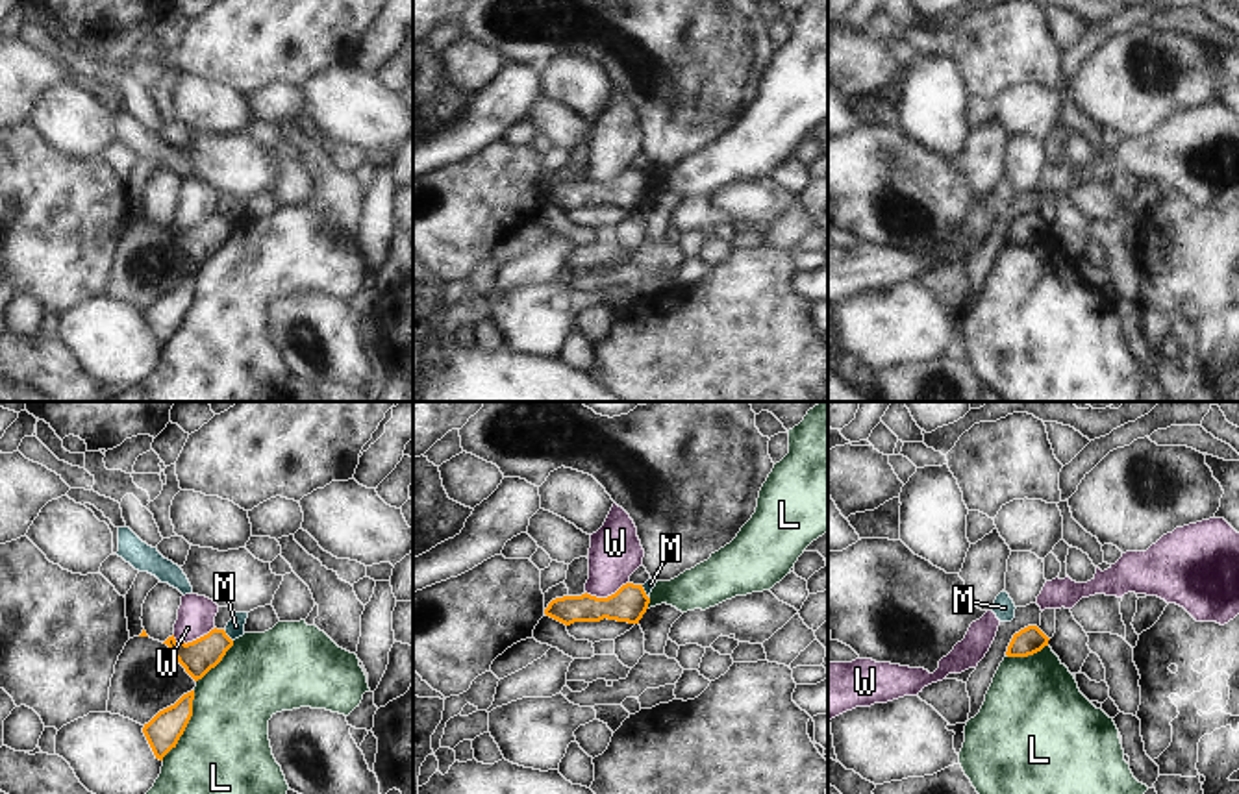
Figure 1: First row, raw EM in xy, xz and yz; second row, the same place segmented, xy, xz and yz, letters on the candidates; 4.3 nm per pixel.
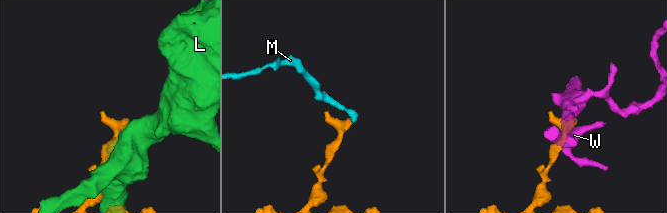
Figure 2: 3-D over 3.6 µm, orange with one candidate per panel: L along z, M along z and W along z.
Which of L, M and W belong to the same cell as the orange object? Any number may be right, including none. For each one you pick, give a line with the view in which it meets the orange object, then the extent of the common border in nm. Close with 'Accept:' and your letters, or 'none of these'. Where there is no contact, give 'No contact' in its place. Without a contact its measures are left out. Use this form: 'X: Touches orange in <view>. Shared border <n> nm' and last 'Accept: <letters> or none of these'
Accept: none of these

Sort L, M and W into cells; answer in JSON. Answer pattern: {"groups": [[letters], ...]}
{"groups": [["L"], ["M"], ["W"]]}

